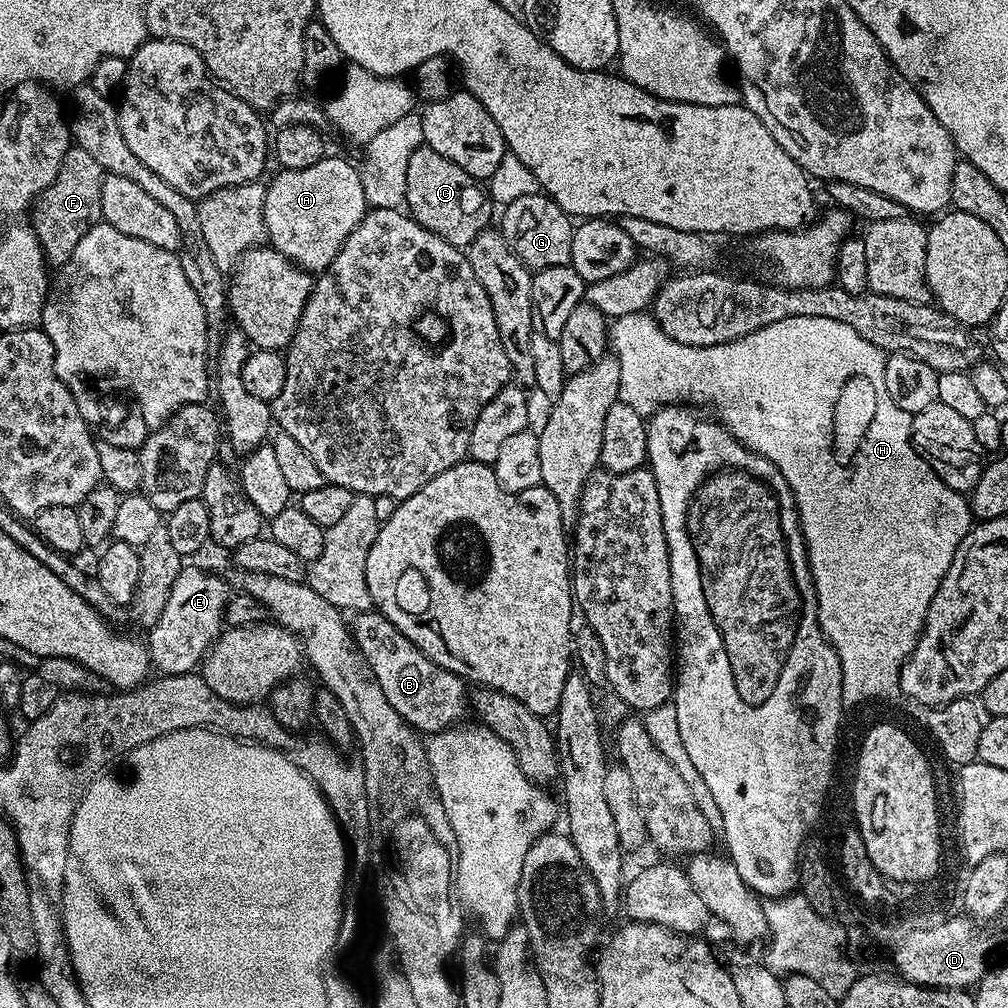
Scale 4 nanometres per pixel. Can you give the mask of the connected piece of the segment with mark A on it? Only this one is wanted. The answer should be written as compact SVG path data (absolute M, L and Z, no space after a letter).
M325 155L324 159L306 166L306 170L277 171L277 176L266 184L266 206L264 207L264 231L271 247L277 248L287 260L303 268L309 274L319 274L334 262L338 250L350 238L354 226L362 222L369 207L366 194L363 192L361 169L340 156Z

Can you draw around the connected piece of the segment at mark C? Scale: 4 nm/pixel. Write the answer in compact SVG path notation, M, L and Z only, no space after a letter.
M421 146L409 156L404 200L406 211L423 228L430 230L430 234L438 234L438 238L450 242L450 246L467 250L474 238L493 223L492 204L484 188L485 185L466 174L462 166L454 166L450 158L442 158L438 150Z

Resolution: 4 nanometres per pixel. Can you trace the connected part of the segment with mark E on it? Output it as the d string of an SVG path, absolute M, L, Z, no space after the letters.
M184 566L171 587L162 616L146 636L151 667L166 676L181 676L193 671L208 655L209 648L225 627L224 608L229 595L230 589L224 585L222 577L204 568Z

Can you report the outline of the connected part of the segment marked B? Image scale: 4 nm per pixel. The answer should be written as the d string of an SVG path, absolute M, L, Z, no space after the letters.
M378 611L357 612L351 617L350 631L357 650L364 657L368 669L374 674L386 702L398 710L406 723L421 734L445 732L464 716L469 707L470 696L464 692L465 681L450 670L438 666L394 622L390 622Z

